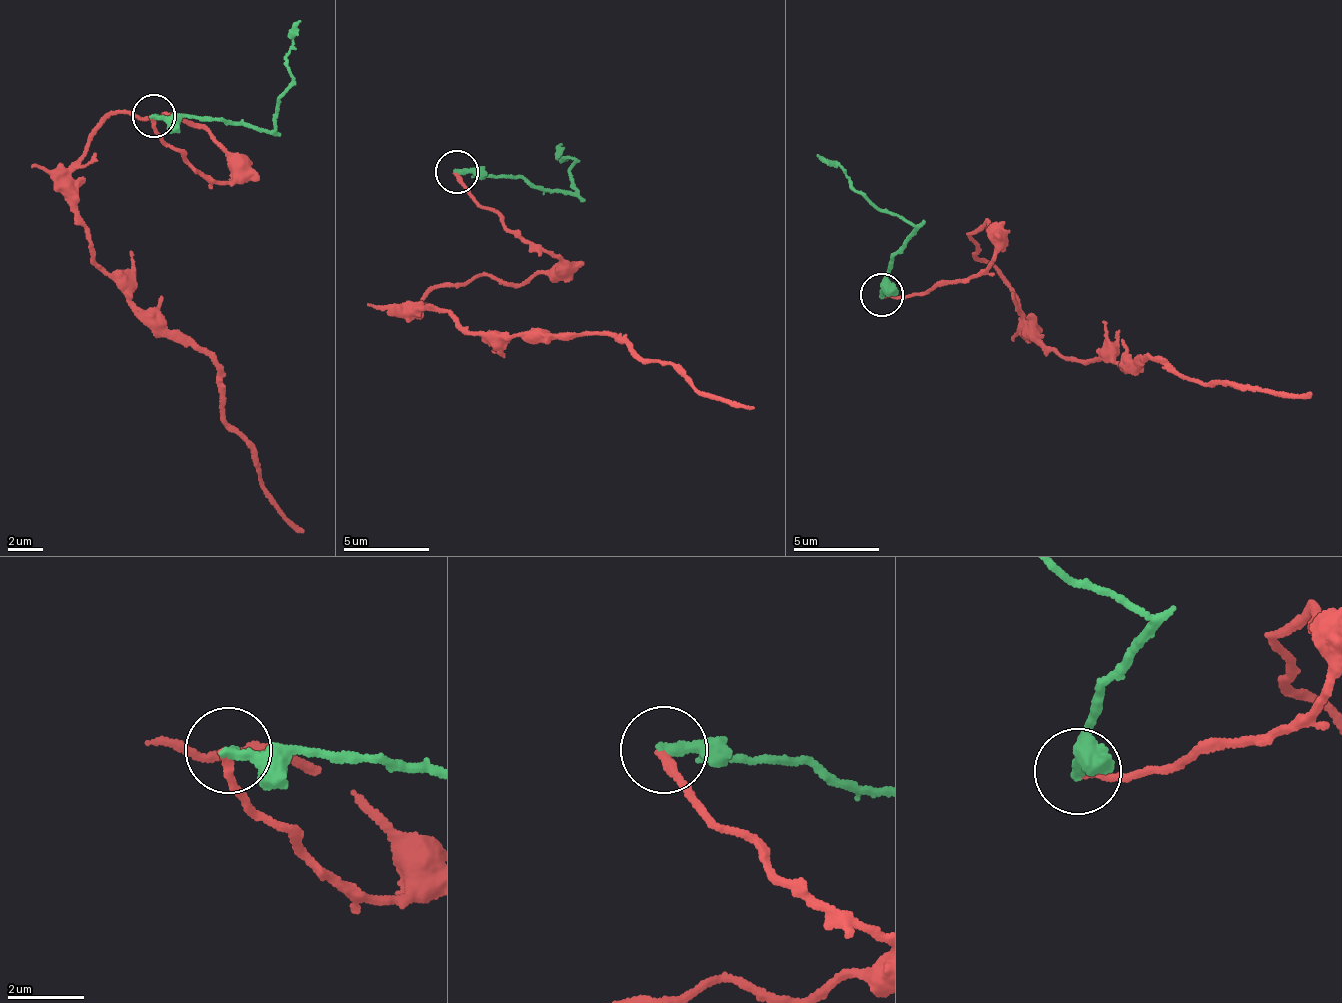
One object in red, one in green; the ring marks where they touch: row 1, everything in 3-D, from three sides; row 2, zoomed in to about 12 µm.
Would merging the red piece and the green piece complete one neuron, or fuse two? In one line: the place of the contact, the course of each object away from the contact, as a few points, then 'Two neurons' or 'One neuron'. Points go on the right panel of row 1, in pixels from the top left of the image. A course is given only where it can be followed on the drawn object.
Place: (882, 294). Course of red: (881, 293), (978, 272), (993, 260), (987, 223), (969, 239), (1039, 345), (1310, 395). Course of green: (881, 293), (912, 223), (873, 209), (863, 192), (853, 188), (837, 162), (816, 156). Two neurons

